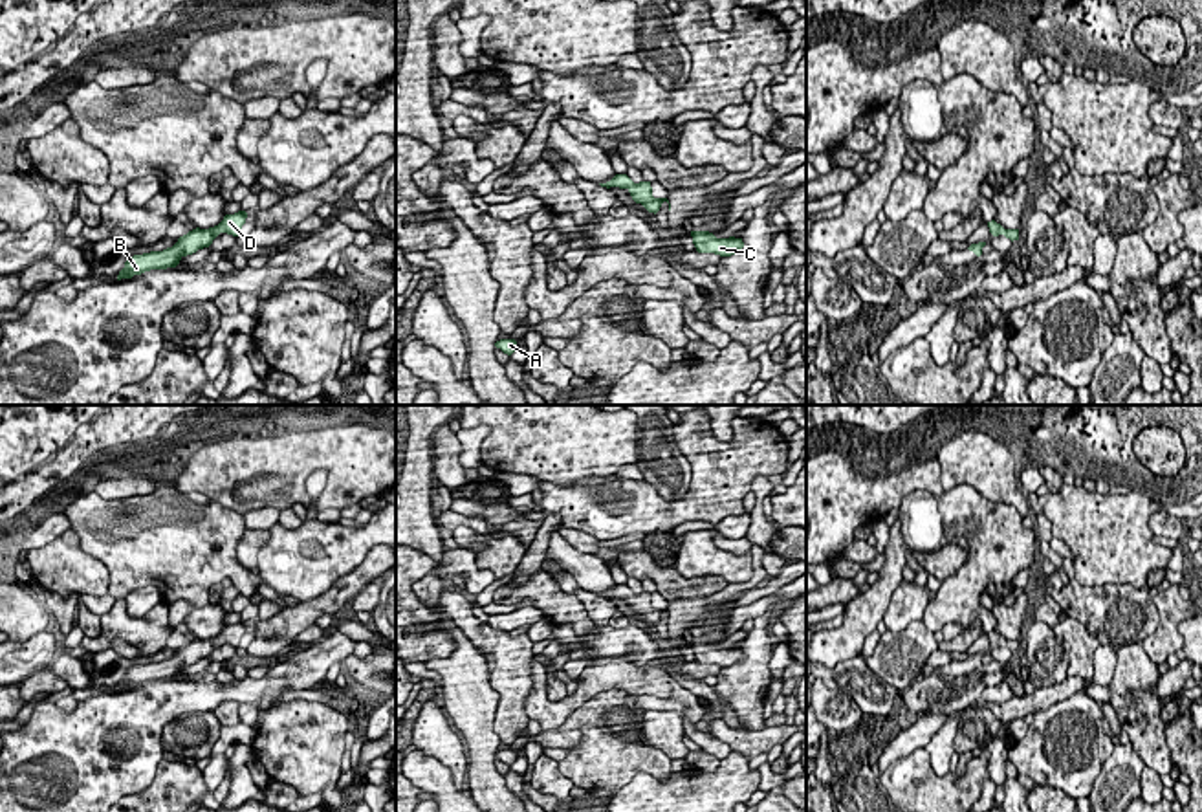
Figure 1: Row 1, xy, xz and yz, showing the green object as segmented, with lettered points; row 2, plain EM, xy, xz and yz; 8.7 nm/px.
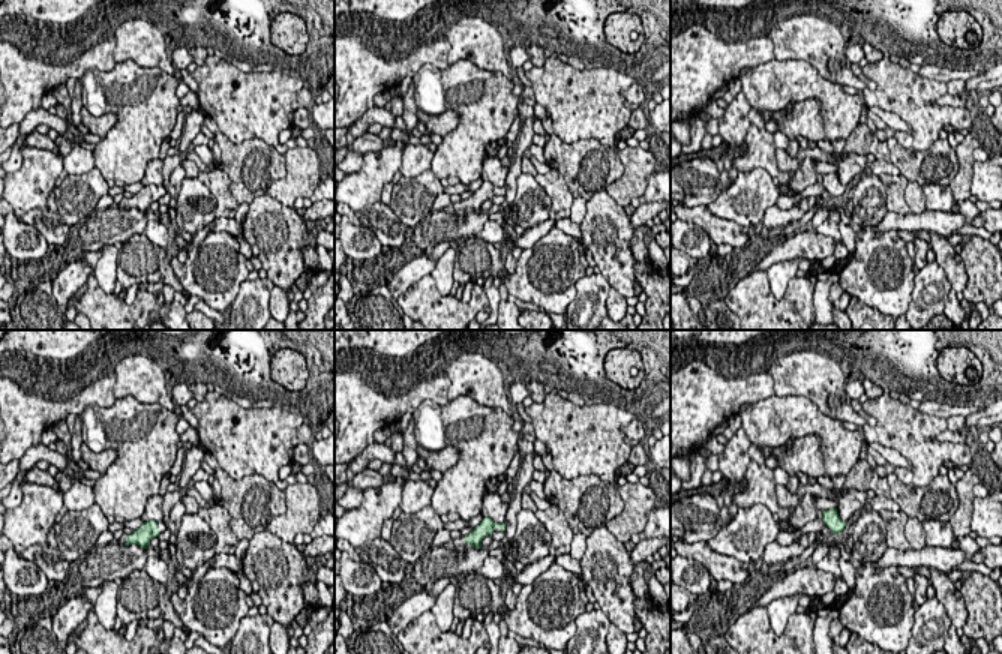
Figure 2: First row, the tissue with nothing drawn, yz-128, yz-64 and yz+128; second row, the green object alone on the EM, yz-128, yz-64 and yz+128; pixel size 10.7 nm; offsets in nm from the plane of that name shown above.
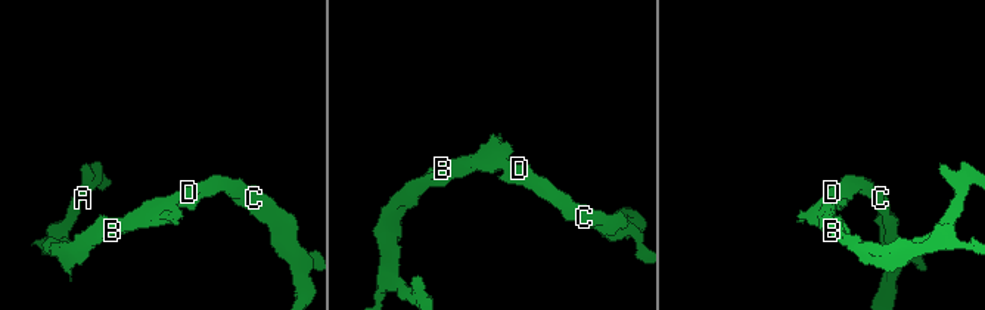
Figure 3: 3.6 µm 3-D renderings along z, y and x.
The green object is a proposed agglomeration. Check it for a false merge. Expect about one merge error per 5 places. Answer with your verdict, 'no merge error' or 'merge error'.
no merge error

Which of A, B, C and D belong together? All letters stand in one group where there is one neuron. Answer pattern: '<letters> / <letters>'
A B C D

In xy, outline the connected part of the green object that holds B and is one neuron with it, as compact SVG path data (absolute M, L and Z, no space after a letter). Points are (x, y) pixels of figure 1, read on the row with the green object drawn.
M246 211L225 214L218 225L209 229L196 227L187 235L180 236L172 247L134 255L125 262L125 268L119 271L117 280L132 279L134 275L141 275L150 269L176 268L183 257L192 255L198 249L209 247L220 233L238 236L242 225L246 224L246 218Z

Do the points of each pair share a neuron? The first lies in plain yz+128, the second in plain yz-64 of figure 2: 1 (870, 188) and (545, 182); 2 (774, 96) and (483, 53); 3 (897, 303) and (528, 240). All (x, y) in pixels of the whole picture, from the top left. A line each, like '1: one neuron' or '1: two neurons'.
1: two neurons
2: two neurons
3: two neurons

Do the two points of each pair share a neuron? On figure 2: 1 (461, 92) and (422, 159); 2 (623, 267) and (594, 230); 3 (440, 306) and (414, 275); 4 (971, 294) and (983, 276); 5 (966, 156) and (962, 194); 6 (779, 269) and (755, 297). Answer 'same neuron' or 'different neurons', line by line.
1: different neurons
2: same neuron
3: different neurons
4: same neuron
5: same neuron
6: different neurons

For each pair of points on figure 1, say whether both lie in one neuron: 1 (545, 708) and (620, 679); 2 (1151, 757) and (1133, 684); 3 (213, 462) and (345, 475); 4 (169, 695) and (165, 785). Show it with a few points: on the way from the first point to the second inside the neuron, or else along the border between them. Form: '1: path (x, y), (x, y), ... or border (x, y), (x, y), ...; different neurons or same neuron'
1: path (563, 708), (596, 679), (601, 679); same neuron
2: path (1149, 739), (1140, 719), (1138, 702); same neuron
3: path (246, 460), (312, 460); same neuron
4: border (162, 757), (156, 776), (138, 792); different neurons

